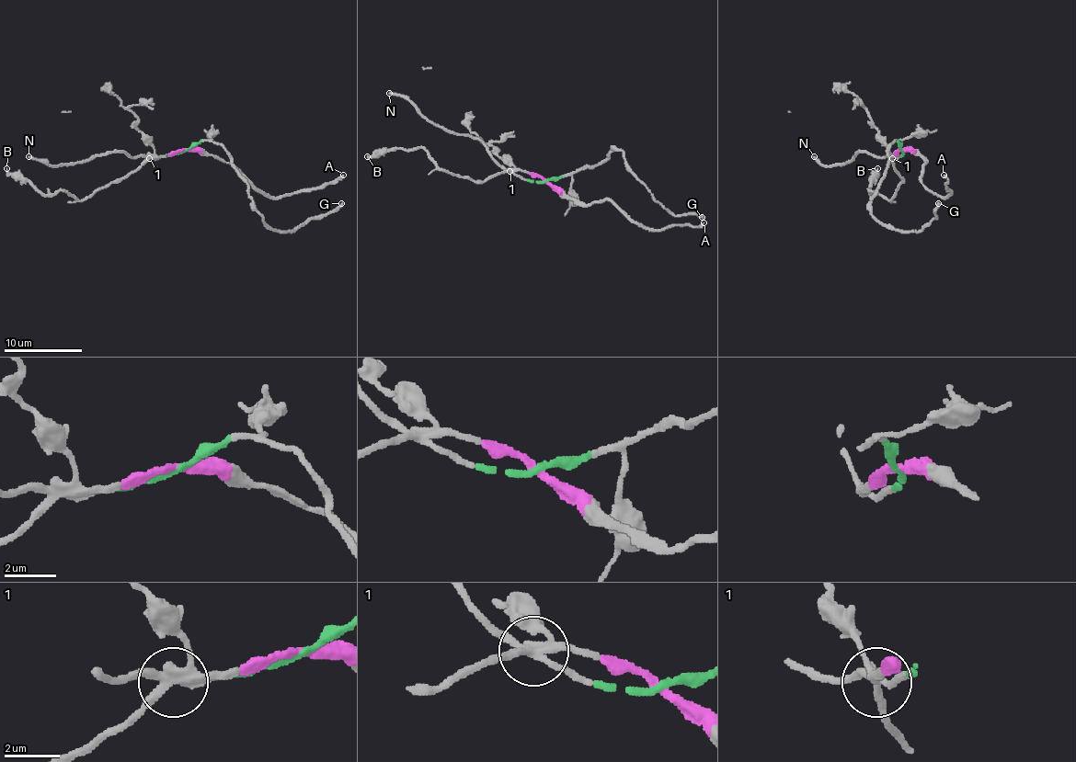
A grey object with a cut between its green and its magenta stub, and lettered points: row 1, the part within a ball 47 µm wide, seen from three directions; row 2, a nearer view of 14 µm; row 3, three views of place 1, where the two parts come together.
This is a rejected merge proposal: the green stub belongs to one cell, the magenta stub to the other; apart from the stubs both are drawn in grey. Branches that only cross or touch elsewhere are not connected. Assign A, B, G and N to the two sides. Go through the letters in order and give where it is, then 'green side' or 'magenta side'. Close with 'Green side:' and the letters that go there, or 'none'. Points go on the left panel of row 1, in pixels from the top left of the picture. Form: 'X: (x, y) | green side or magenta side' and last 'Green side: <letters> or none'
A: (343, 175) | magenta side
B: (6, 168) | magenta side
G: (341, 203) | green side
N: (28, 156) | green side
Green side: G, N

